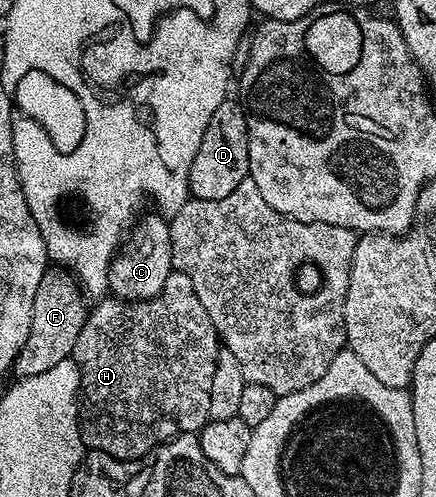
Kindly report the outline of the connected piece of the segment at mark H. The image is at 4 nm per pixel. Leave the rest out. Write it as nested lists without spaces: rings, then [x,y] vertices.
[[[173,270],[159,295],[153,296],[151,299],[130,302],[116,297],[103,297],[96,303],[99,304],[96,307],[94,304],[88,310],[87,320],[81,329],[81,337],[77,337],[73,356],[75,362],[79,364],[79,390],[81,392],[79,432],[83,438],[84,448],[112,455],[114,459],[139,459],[142,455],[148,455],[149,452],[160,447],[162,443],[168,443],[170,439],[202,431],[204,425],[211,419],[209,388],[213,386],[213,369],[217,365],[221,340],[215,331],[213,321],[209,321],[209,313],[205,313],[205,305],[201,305],[201,301],[197,297],[197,289],[193,289],[193,281],[189,277],[185,277],[185,273]]]

